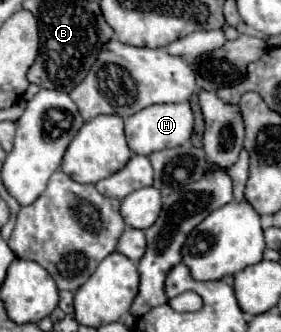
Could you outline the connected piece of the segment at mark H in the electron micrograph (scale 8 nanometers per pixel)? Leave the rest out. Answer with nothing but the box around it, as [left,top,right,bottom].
[124,102,194,156]

